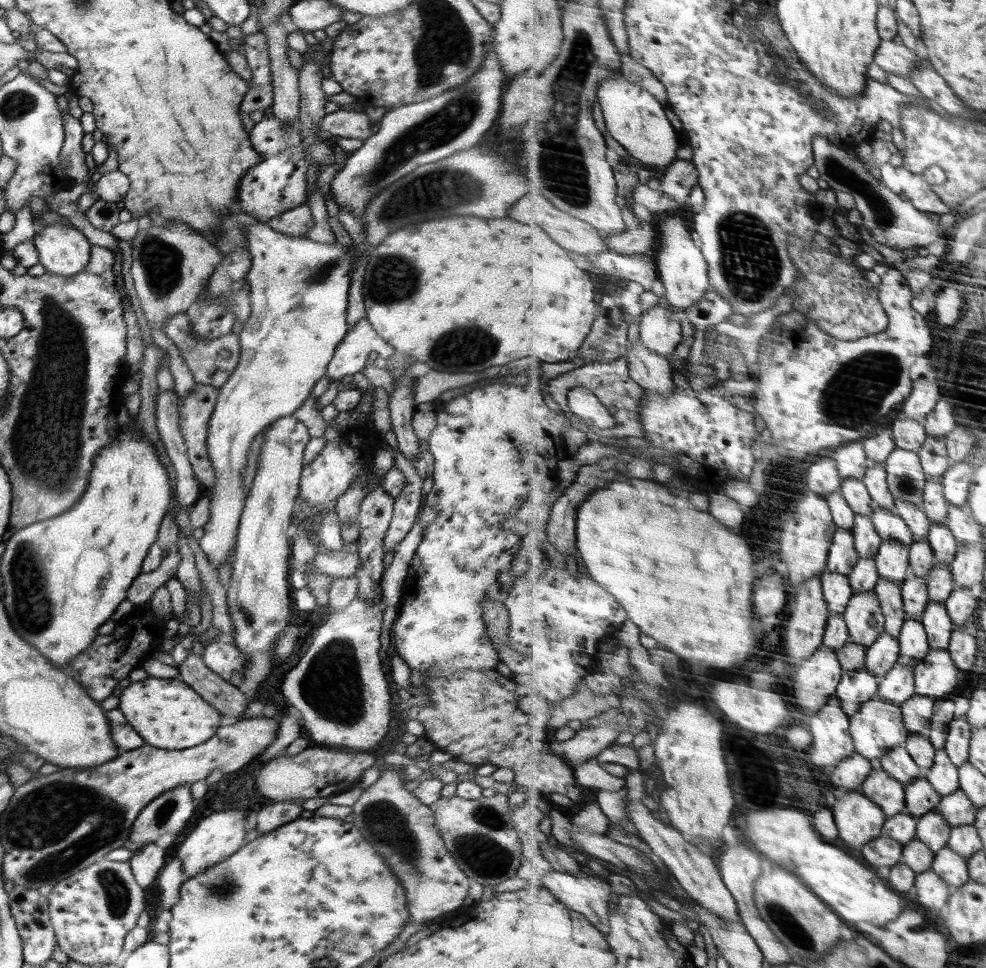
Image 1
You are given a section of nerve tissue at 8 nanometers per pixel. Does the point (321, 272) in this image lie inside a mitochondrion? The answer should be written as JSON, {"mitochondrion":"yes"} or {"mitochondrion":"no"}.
{"mitochondrion":"yes"}

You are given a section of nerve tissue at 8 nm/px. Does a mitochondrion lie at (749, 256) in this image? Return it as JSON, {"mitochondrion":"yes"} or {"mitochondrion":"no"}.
{"mitochondrion":"yes"}

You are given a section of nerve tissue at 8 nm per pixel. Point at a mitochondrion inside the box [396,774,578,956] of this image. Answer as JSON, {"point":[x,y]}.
{"point":[487,857]}

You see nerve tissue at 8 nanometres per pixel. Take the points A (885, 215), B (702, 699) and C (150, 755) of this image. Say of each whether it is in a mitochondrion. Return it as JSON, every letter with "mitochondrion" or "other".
{"A":"mitochondrion","B":"other","C":"other"}

